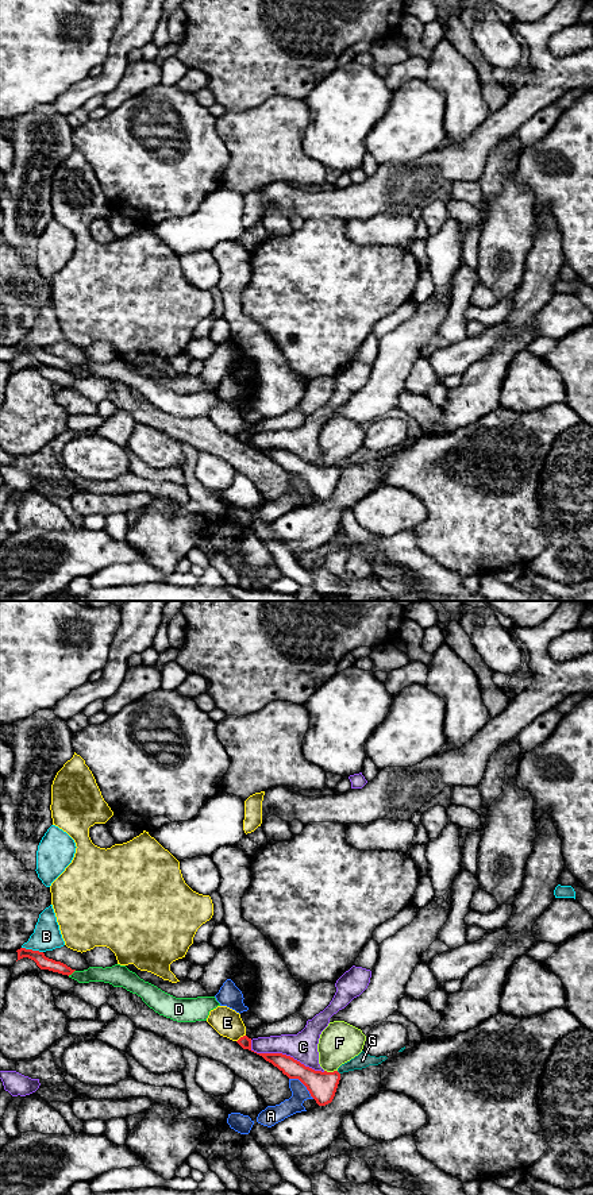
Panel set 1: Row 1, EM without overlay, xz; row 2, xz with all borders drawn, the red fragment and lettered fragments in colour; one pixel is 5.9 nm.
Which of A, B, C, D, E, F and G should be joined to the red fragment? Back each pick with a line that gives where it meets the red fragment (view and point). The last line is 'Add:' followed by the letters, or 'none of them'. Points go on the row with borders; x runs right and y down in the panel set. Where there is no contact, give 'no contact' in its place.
Add: none of them

